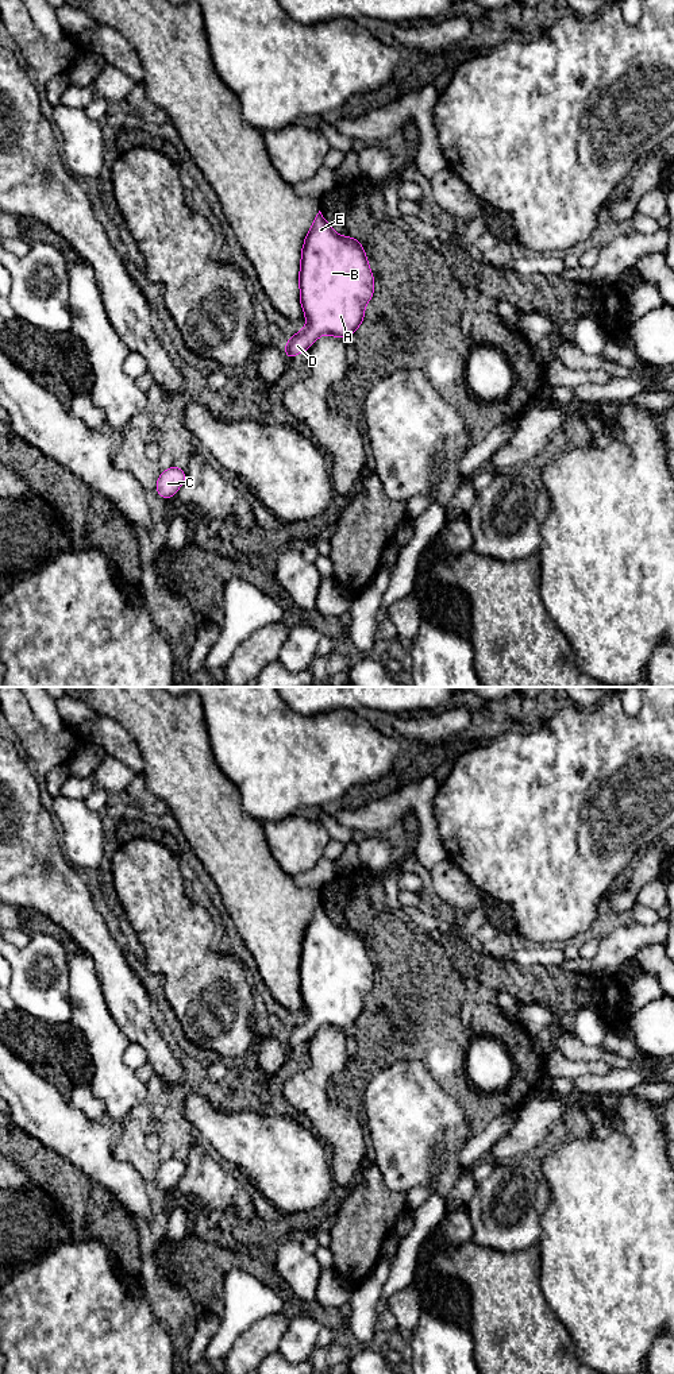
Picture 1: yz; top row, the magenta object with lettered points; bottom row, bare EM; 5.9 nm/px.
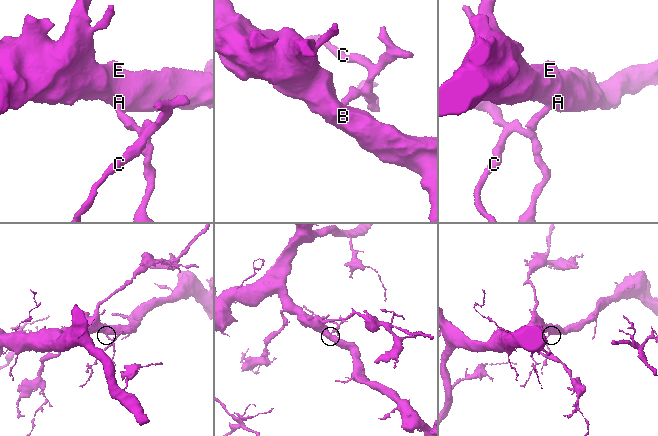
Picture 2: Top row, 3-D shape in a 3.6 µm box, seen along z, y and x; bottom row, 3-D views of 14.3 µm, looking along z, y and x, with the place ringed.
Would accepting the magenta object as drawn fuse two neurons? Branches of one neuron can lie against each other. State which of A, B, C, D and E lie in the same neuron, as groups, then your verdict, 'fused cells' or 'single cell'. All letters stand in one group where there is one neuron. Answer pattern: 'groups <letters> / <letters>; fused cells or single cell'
groups A B C D E; single cell

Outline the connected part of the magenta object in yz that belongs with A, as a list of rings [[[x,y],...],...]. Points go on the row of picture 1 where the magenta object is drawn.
[[[320,211],[304,240],[299,283],[308,325],[286,340],[284,352],[289,360],[319,336],[344,339],[355,333],[374,294],[363,246],[351,236],[338,235]]]

